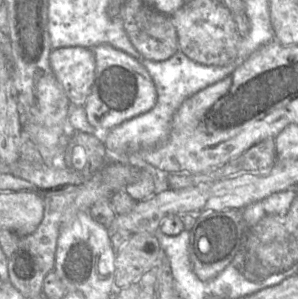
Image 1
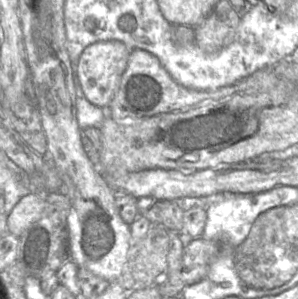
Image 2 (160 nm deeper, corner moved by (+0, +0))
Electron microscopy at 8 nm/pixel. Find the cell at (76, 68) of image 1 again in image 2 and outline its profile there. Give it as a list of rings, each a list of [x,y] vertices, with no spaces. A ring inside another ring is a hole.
[[[117,40],[86,47],[75,69],[75,77],[90,103],[107,109],[126,70],[132,49]]]

